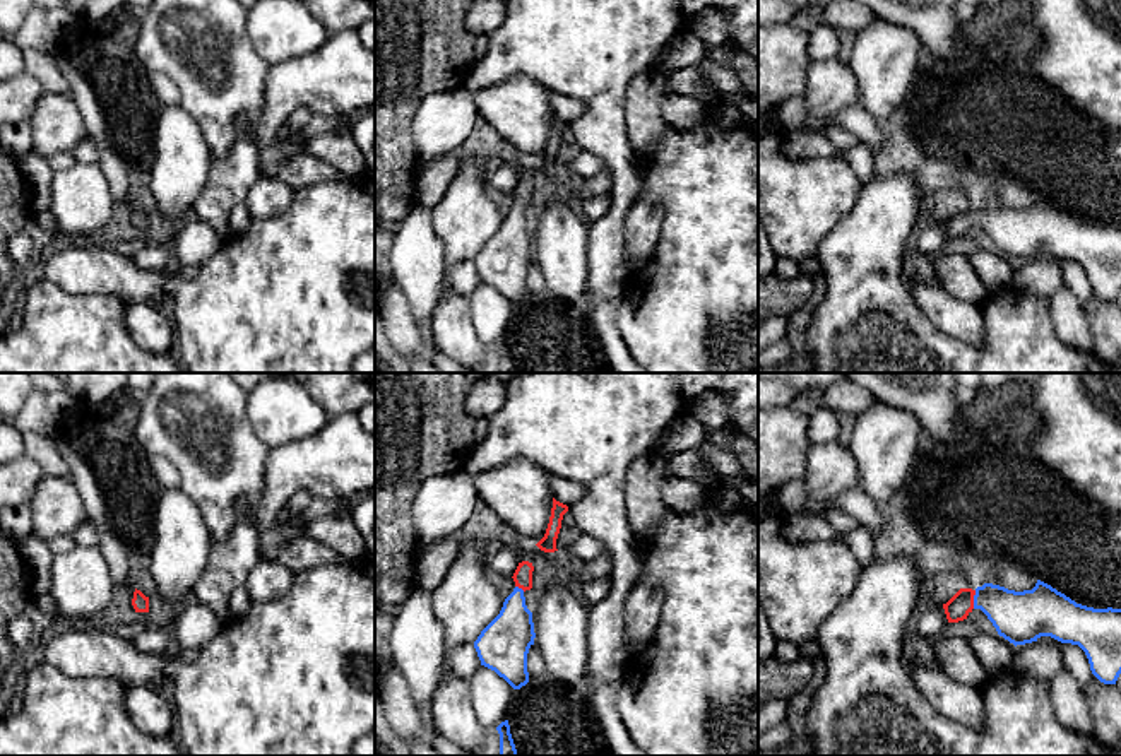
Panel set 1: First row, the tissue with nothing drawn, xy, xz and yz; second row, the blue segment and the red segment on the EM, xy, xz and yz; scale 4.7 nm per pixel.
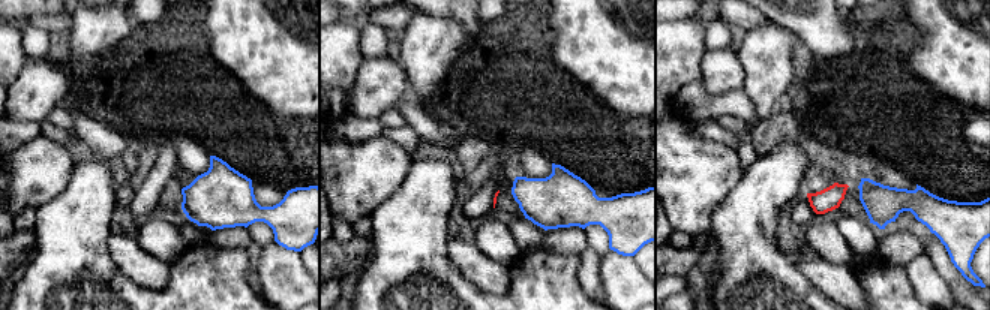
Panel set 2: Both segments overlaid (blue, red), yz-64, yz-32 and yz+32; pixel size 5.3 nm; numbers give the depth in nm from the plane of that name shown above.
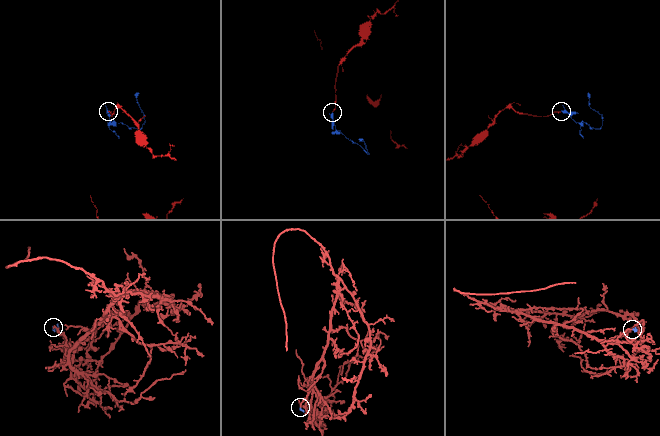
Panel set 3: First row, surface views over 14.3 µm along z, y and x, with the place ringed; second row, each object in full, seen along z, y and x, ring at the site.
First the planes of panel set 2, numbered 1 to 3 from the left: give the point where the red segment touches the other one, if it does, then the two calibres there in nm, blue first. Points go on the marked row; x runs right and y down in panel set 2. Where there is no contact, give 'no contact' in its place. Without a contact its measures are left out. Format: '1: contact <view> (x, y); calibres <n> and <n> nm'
1: no contact
2: no contact
3: no contact

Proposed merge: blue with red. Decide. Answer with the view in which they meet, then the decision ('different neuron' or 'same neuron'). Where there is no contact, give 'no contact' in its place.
contact in yz; same neuron

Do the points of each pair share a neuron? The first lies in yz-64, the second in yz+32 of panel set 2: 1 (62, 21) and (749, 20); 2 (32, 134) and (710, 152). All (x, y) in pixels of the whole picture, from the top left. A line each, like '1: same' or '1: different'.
1: same
2: different

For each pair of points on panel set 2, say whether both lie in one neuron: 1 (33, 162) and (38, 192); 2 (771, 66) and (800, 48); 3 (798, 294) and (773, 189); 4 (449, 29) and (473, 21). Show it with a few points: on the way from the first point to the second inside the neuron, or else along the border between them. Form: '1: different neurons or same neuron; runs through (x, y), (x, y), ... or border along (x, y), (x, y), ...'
1: same neuron; runs through (38, 169), (38, 184)
2: different neurons; border along (795, 36), (792, 48), (794, 74)
3: same neuron; runs through (773, 268), (764, 259), (764, 214)
4: different neurons; border along (440, 15), (455, 18), (465, 38)

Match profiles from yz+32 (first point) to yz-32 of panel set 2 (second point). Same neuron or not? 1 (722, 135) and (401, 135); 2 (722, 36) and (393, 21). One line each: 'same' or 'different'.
1: different
2: different

